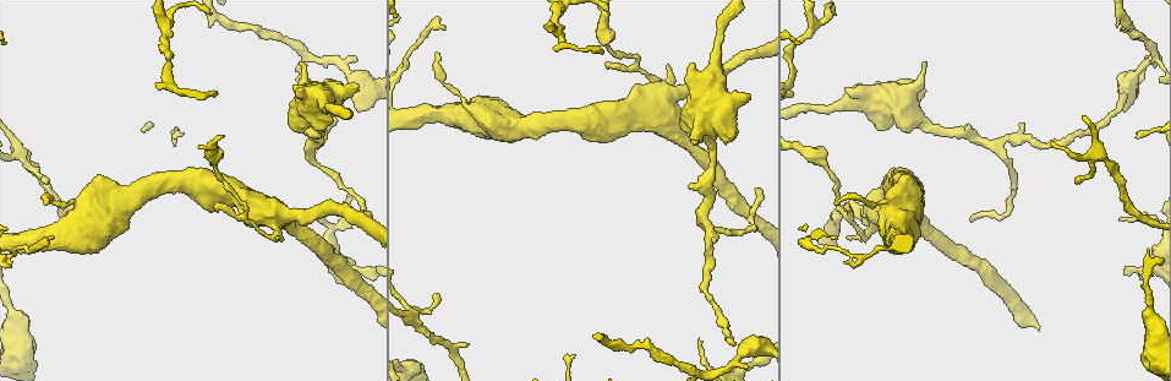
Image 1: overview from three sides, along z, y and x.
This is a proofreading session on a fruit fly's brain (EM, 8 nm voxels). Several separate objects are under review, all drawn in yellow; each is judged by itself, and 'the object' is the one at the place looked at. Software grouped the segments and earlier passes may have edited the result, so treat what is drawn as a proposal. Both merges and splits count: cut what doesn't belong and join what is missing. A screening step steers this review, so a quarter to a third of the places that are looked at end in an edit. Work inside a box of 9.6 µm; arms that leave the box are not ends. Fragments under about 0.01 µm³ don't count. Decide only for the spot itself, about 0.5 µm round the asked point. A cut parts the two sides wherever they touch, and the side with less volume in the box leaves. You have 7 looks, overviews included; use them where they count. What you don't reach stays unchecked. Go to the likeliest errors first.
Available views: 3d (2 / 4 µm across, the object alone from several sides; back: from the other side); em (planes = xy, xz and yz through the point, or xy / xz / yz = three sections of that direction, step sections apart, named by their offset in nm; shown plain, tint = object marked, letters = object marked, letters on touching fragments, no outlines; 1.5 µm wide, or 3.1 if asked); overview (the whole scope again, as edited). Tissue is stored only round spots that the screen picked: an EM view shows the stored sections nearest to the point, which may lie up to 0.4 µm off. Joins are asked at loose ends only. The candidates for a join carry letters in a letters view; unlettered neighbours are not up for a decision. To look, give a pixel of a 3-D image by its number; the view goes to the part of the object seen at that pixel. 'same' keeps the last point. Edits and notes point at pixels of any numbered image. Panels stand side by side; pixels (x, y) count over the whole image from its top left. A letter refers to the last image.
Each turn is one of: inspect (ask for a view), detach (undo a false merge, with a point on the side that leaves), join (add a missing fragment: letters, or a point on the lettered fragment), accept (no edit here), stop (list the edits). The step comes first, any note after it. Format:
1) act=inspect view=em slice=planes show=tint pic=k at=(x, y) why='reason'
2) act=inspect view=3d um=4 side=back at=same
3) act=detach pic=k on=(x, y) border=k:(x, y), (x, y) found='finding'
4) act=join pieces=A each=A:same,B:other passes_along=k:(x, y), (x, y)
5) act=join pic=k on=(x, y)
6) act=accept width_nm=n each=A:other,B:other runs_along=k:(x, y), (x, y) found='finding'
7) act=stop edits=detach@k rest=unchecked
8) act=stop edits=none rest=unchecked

act=inspect view=em slice=xy step=8 show=tint pic=1 at=(1122, 220) why='tapers out'

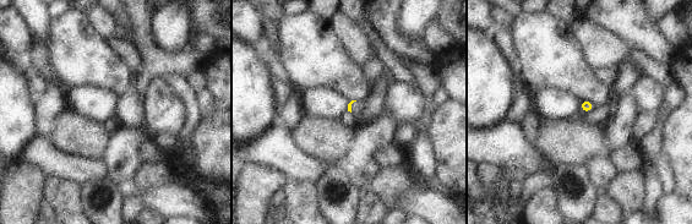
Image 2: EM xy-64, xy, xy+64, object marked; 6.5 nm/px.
act=inspect view=em slice=yz step=4 show=letters at=same

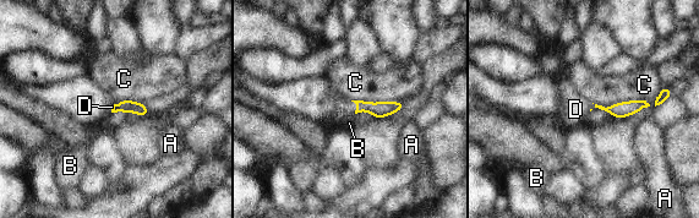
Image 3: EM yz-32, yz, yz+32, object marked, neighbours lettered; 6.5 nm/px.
act=join pic=3 on=(345, 109) each=A:other,B:other,C:other,D:same passes_along=3:(381, 109), (356, 107), (345, 109) found='the neuron continues'

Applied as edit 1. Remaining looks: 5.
act=inspect view=overview why='redraw'

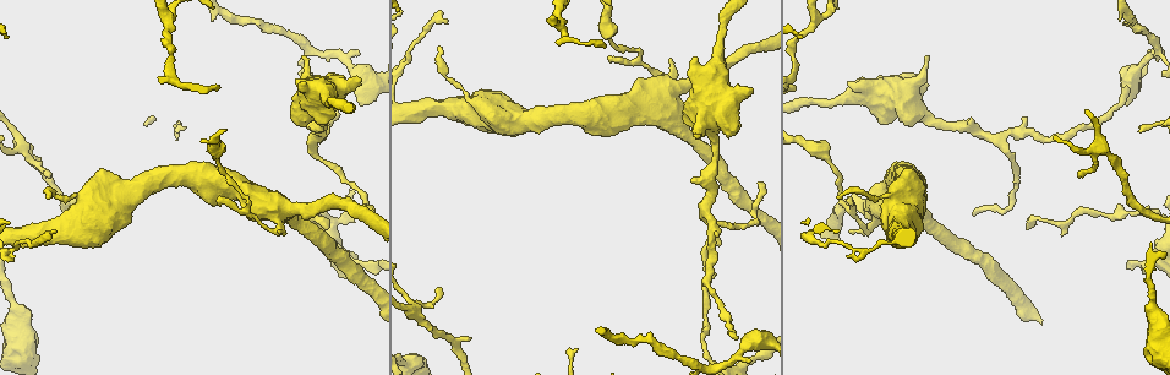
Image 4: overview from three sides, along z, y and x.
act=inspect view=3d um=4 side=back pic=4 at=(1102, 144) why='thick turns thin'

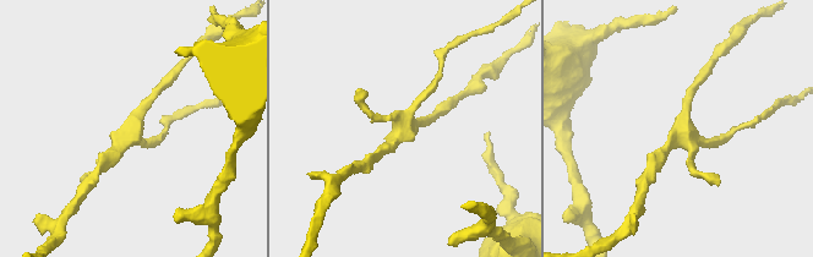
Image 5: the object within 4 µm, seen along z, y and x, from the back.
act=inspect view=em slice=planes show=tint pic=5 at=(403, 128) why='now the EM'

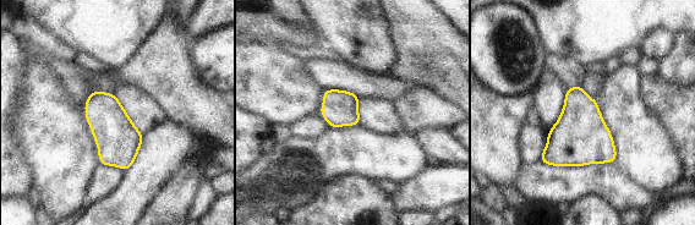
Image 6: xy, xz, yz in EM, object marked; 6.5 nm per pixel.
act=inspect view=em slice=planes show=letters at=same

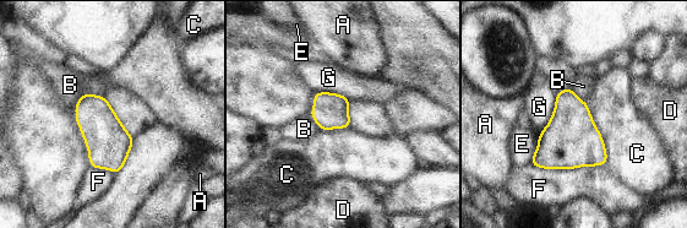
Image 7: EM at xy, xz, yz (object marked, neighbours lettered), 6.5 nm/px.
act=accept width_nm=280 each=A:other,B:other,C:other,D:other,E:other,F:other,G:other border=7:(587, 102), (605, 146), (606, 164) found='continuous, no second neuron'

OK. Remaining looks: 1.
act=inspect view=em slice=xy step=4 show=letters pic=4 at=(868, 231) why='abrupt turn'

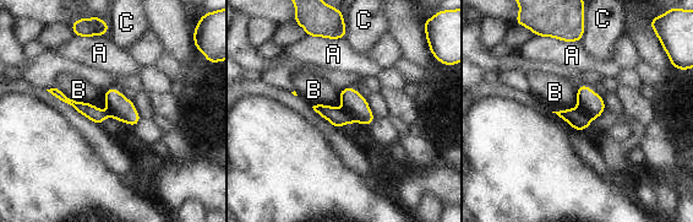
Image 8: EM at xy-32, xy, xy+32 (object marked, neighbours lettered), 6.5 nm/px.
act=detach pic=8 on=(337, 118) each=A:other,B:other,C:other border=8:(343, 109), (354, 122) found='a second neuron is stuck on'

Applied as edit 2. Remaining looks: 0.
act=stop edits=join@3,detach@8 rest=unchecked

